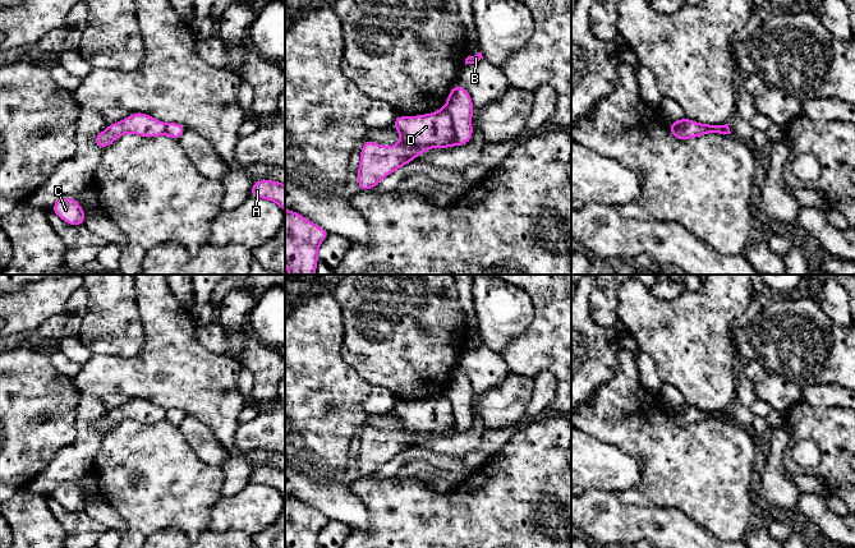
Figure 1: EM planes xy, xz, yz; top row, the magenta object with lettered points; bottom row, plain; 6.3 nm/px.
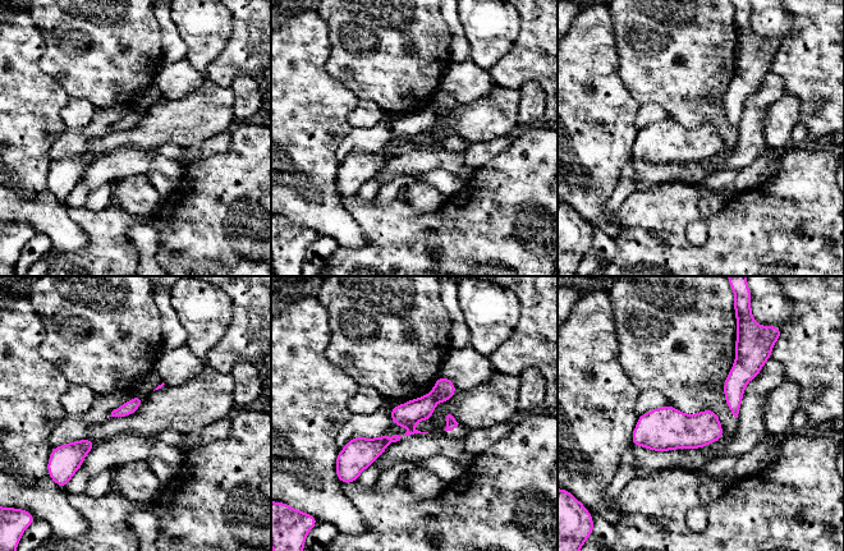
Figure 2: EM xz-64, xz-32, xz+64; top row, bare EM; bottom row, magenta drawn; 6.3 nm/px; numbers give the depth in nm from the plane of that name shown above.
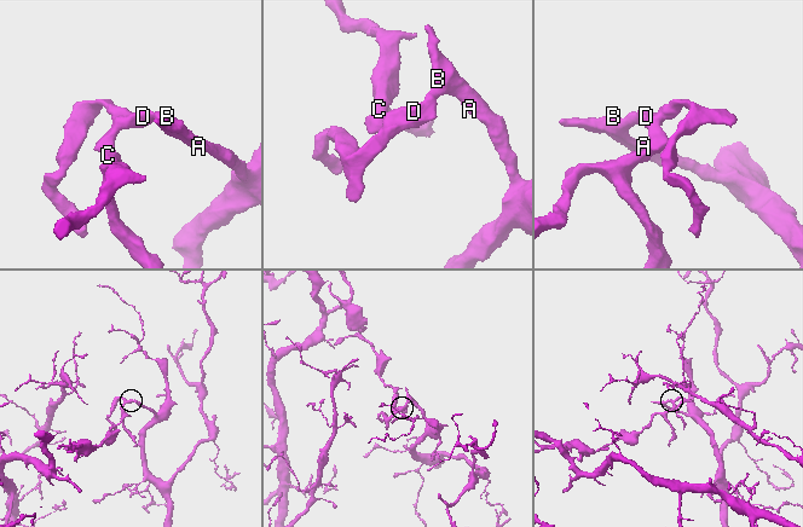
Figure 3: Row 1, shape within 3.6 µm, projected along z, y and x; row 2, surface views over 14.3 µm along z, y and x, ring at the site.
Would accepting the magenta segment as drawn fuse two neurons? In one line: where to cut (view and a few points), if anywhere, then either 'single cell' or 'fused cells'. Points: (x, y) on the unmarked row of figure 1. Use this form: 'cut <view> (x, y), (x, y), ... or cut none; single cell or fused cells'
cut xz (445, 392), (450, 403), (455, 431); fused cells

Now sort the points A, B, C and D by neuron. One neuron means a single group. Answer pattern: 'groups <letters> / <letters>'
groups A B / C D

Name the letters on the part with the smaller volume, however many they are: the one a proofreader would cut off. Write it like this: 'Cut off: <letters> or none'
Cut off: C, D

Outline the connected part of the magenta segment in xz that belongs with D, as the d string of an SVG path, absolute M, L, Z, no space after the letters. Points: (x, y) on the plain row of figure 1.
M446 393L417 402L399 401L391 411L401 422L396 430L383 433L373 427L367 427L360 436L359 478L376 474L383 464L408 451L429 434L455 432L452 407Z

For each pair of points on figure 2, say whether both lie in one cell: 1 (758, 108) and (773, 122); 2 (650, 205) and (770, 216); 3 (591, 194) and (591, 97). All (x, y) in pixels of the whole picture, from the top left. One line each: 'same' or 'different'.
1: different
2: same
3: same

